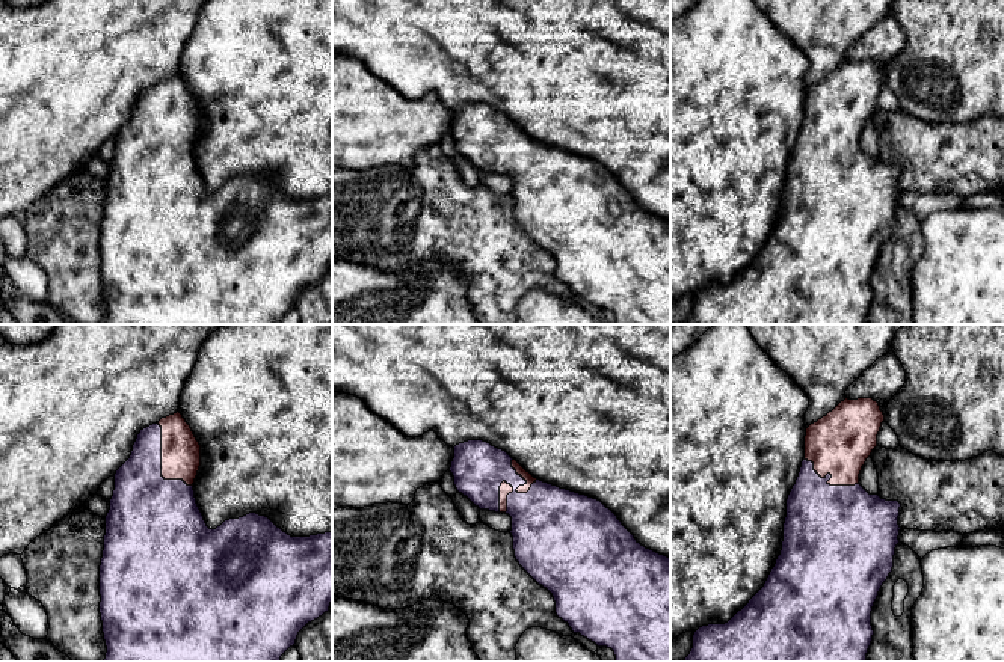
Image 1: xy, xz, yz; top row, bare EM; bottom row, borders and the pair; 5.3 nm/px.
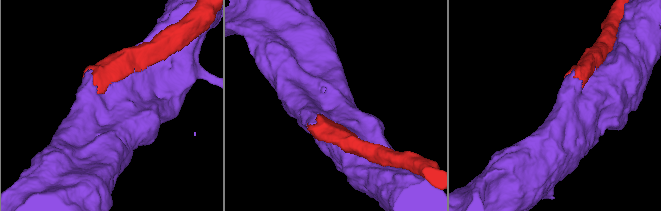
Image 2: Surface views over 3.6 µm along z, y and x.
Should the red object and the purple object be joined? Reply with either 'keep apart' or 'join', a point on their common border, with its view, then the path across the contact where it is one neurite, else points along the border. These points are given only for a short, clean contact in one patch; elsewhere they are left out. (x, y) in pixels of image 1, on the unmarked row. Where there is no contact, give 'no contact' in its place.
join | xz (511, 148)

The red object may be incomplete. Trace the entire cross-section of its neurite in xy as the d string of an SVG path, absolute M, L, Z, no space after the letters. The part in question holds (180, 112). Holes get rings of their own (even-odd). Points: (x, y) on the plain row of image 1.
M177 74L140 92L130 121L113 137L100 228L104 324L279 324L299 294L329 273L332 195L291 199L257 175L210 192L193 152L199 128L201 107Z

